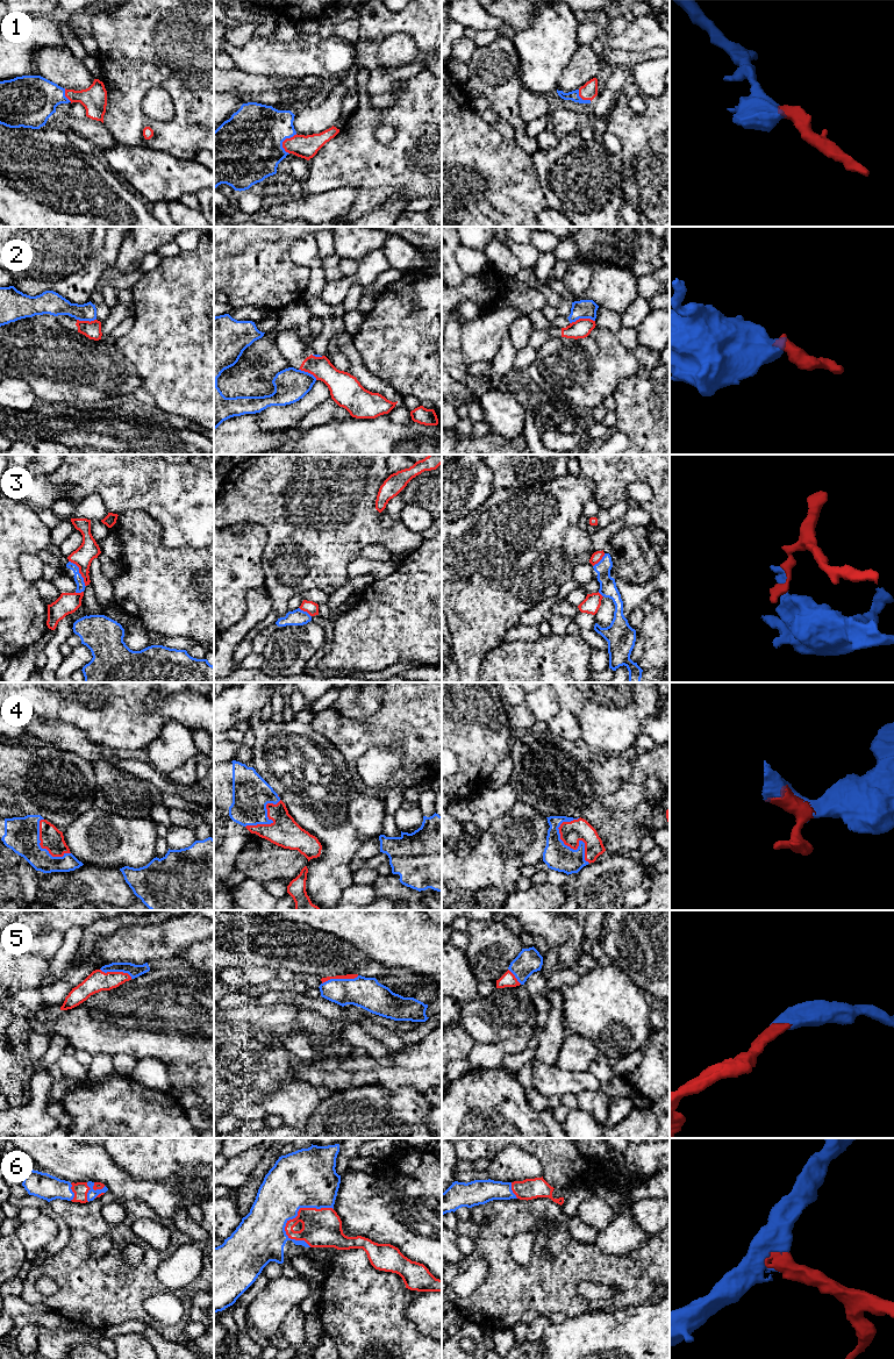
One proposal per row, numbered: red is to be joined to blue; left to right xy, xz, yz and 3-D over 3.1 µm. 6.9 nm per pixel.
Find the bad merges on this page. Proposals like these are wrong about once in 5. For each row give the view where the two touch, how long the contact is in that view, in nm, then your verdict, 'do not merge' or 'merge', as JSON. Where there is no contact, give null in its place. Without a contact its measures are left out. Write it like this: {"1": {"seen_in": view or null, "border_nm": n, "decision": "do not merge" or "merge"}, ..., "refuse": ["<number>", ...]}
{"1": {"seen_in": "xz", "border_nm": 160, "decision": "merge"}, "2": {"seen_in": "yz", "border_nm": 180, "decision": "do not merge"}, "3": {"seen_in": "xy", "border_nm": 220, "decision": "do not merge"}, "4": {"seen_in": "yz", "border_nm": 340, "decision": "merge"}, "5": {"seen_in": "xz", "border_nm": 260, "decision": "merge"}, "6": {"seen_in": "xz", "border_nm": 380, "decision": "merge"}, "refuse": ["2", "3"]}

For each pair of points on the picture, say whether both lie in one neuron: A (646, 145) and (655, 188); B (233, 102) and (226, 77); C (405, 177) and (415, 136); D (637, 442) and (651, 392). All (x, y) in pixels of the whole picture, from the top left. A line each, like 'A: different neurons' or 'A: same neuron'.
A: same neuron
B: different neurons
C: same neuron
D: same neuron

